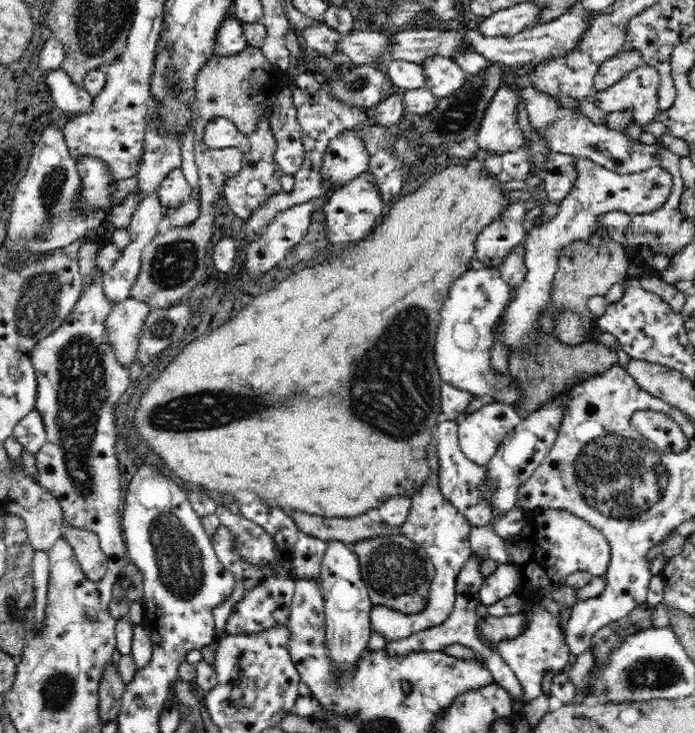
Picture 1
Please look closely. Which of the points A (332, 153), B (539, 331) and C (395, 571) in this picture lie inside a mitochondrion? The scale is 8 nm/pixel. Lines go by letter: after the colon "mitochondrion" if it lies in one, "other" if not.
A: other
B: other
C: mitochondrion

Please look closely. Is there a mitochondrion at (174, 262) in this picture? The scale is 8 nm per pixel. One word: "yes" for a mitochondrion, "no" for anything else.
yes

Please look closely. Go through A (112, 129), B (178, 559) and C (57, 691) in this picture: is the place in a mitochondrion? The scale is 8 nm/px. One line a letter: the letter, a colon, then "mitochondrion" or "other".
A: other
B: mitochondrion
C: mitochondrion

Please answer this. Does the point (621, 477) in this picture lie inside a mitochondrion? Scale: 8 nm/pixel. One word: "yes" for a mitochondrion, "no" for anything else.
yes

